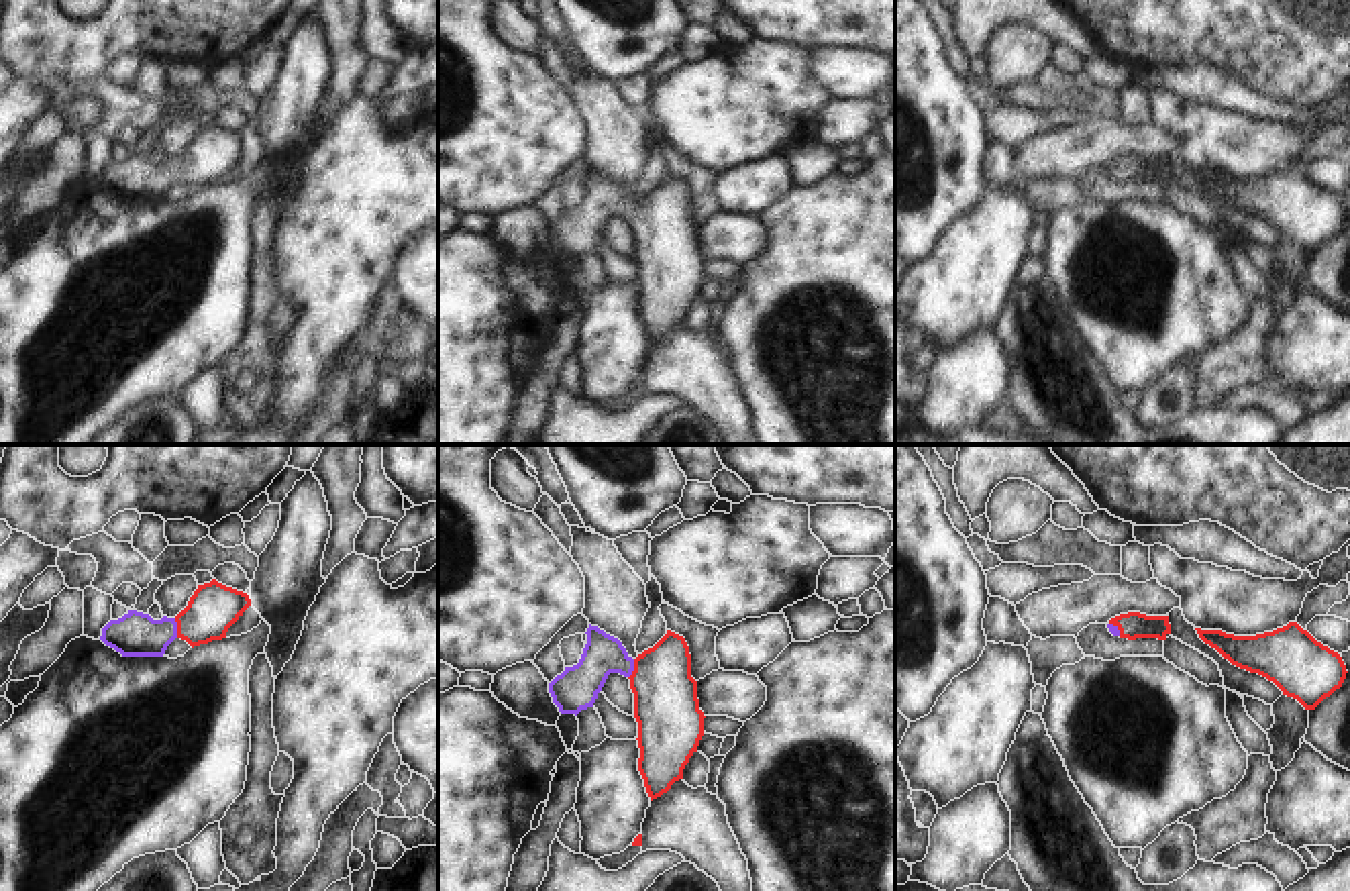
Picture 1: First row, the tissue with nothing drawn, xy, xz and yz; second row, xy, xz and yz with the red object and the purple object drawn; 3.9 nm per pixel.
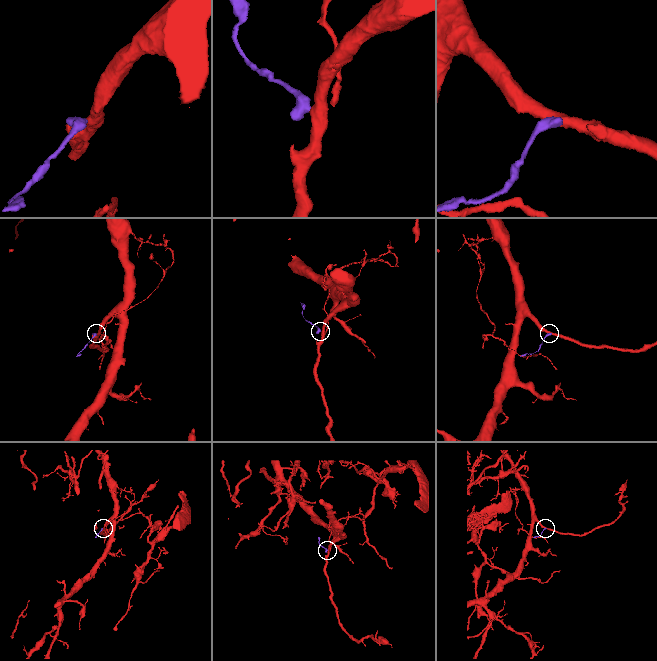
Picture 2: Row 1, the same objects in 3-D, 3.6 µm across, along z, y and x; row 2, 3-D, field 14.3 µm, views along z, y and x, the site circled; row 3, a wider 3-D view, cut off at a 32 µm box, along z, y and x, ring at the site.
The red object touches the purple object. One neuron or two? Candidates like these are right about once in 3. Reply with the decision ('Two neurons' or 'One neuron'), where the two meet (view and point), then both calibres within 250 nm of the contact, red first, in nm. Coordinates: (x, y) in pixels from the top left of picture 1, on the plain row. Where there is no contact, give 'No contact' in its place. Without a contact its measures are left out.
One neuron. Touches red at xy (178, 172). Thickness 200 nm (red) against 180 nm.

